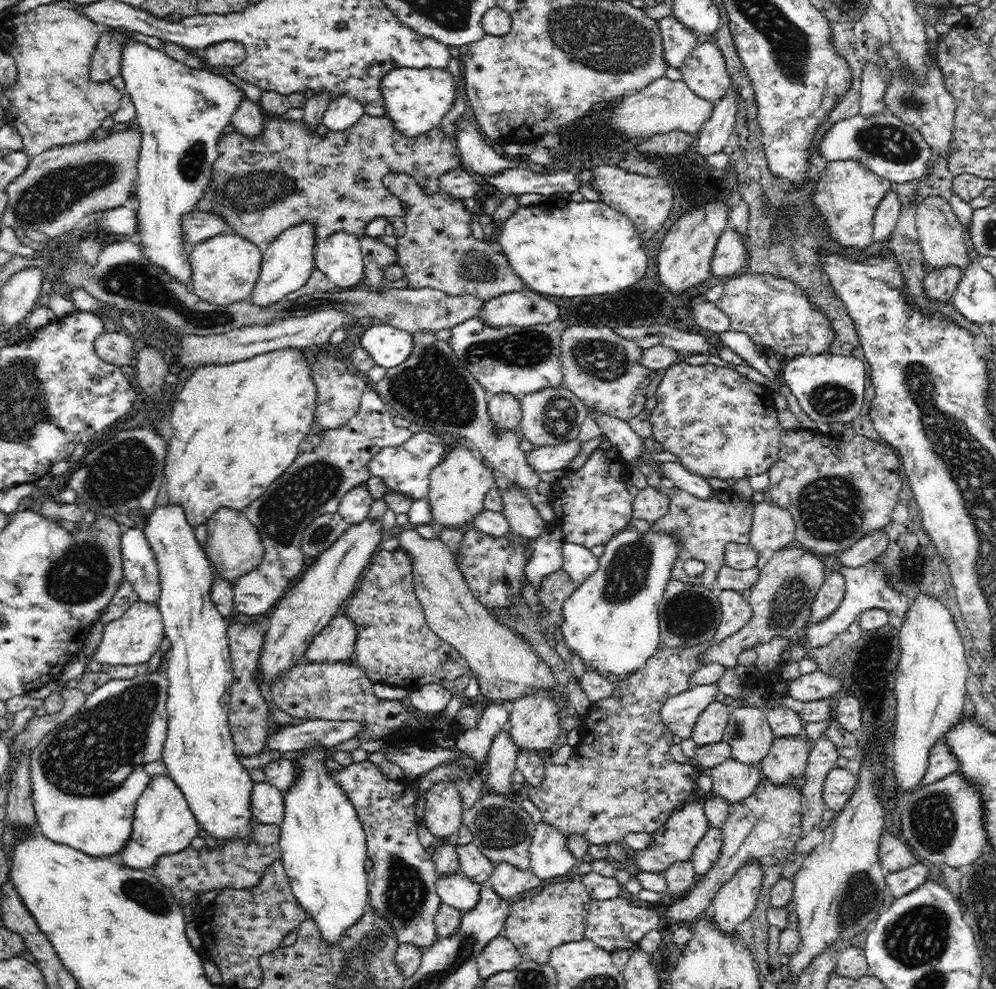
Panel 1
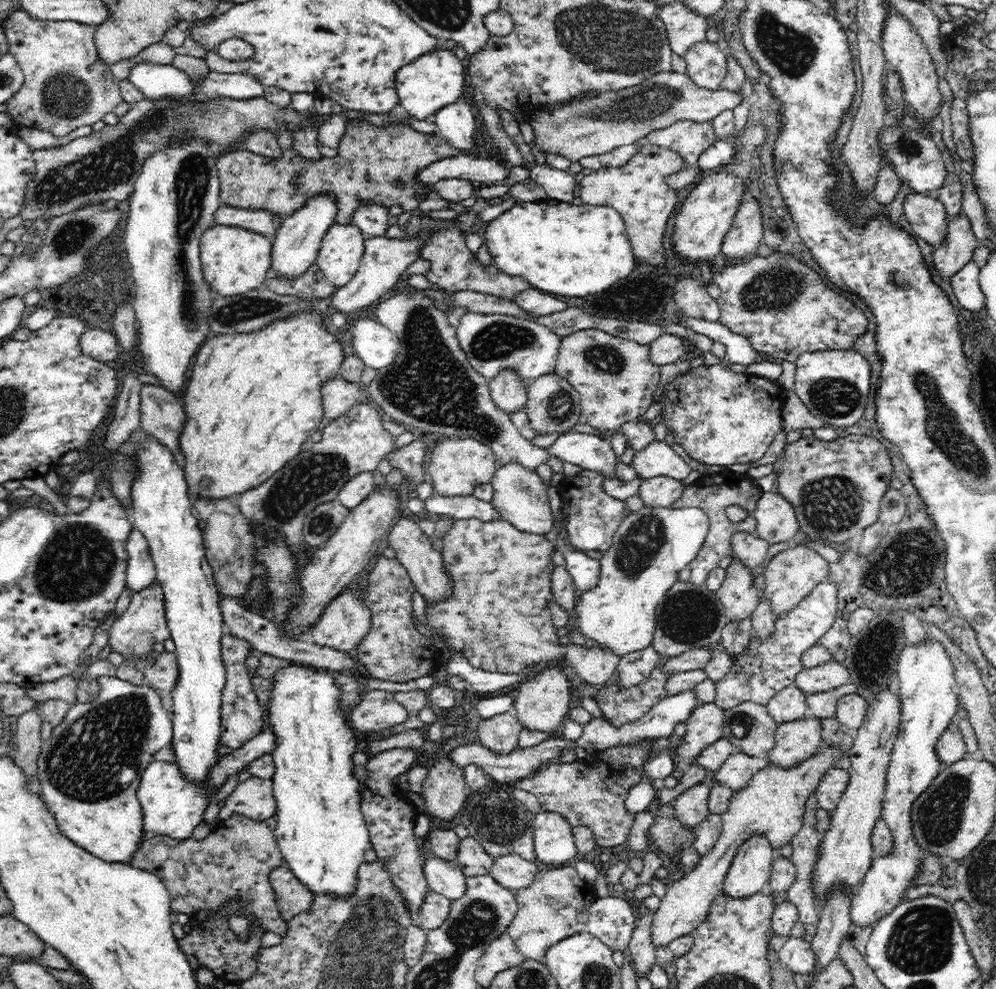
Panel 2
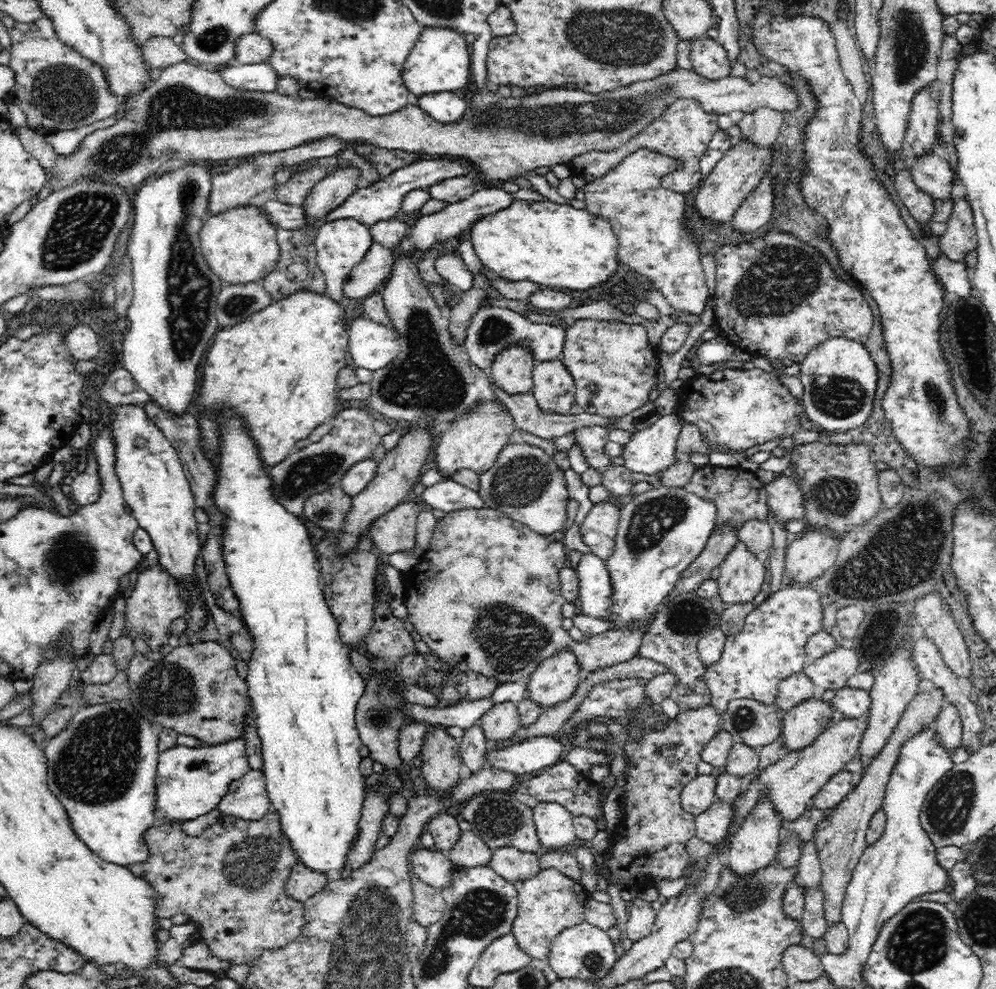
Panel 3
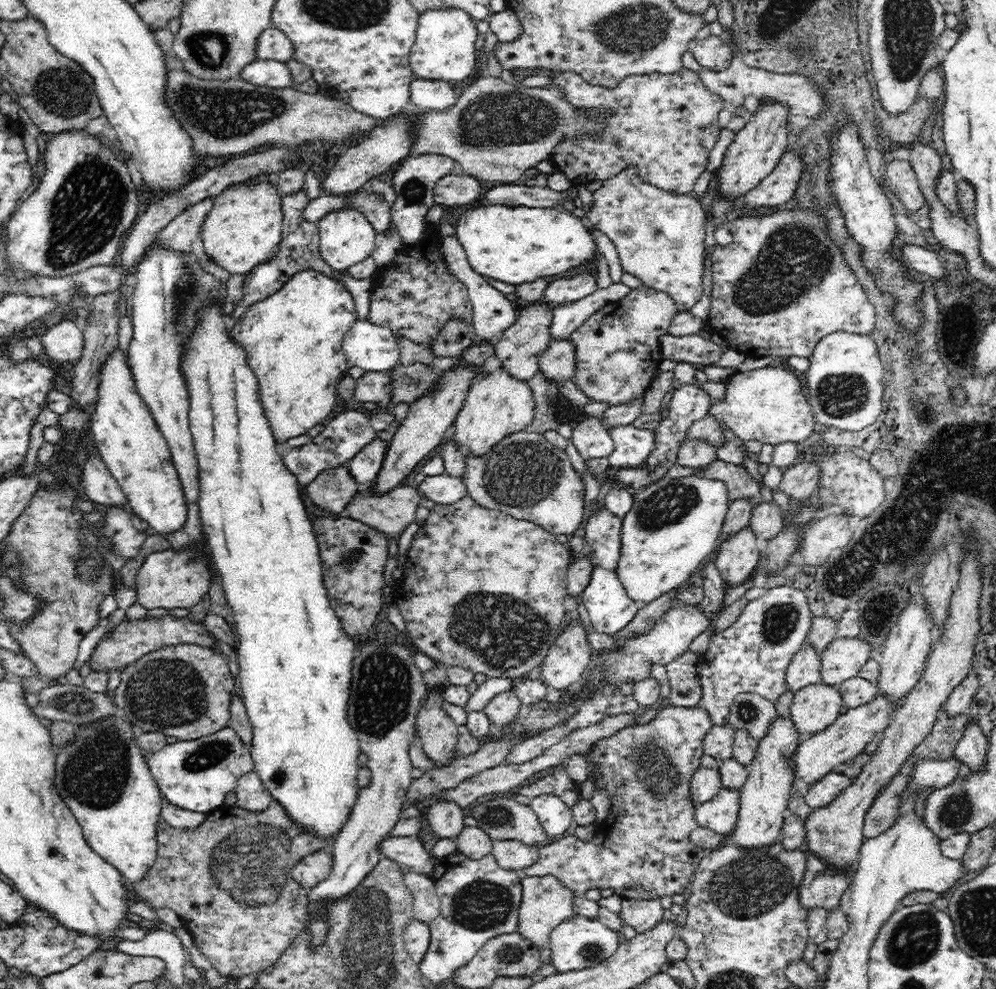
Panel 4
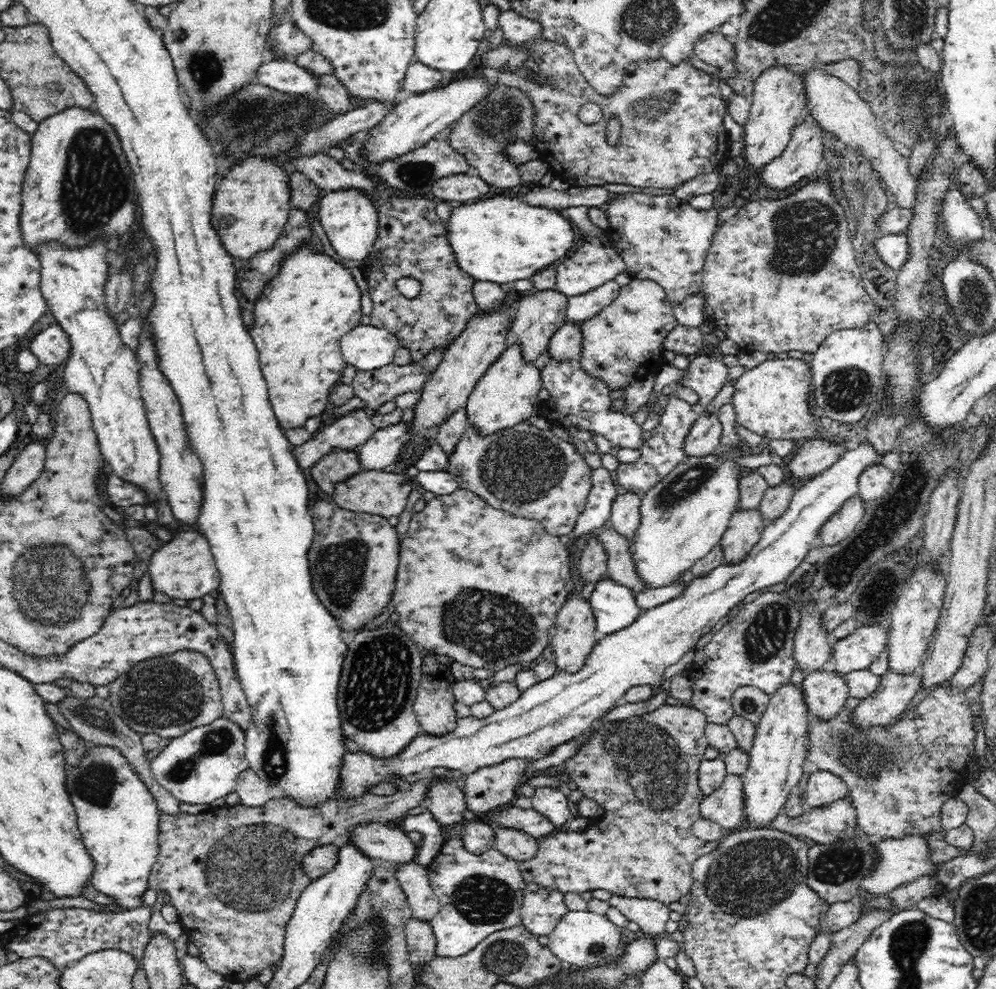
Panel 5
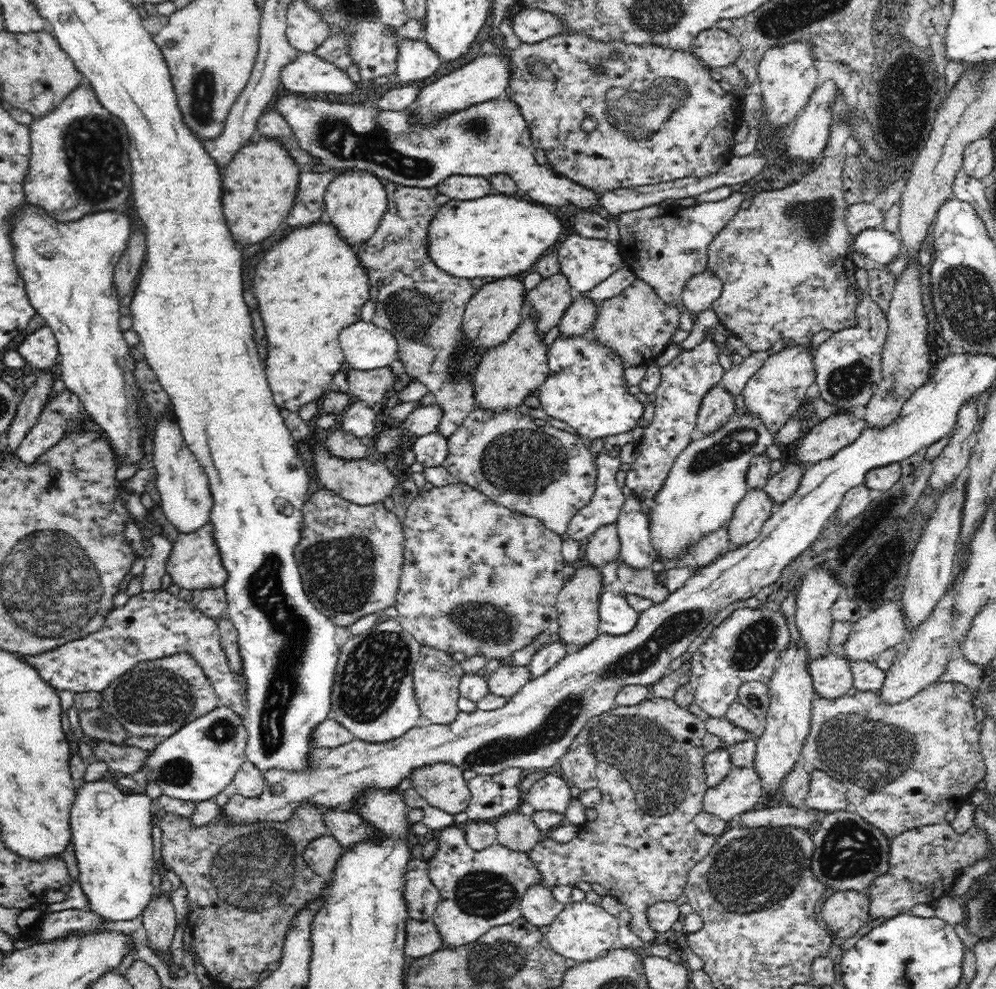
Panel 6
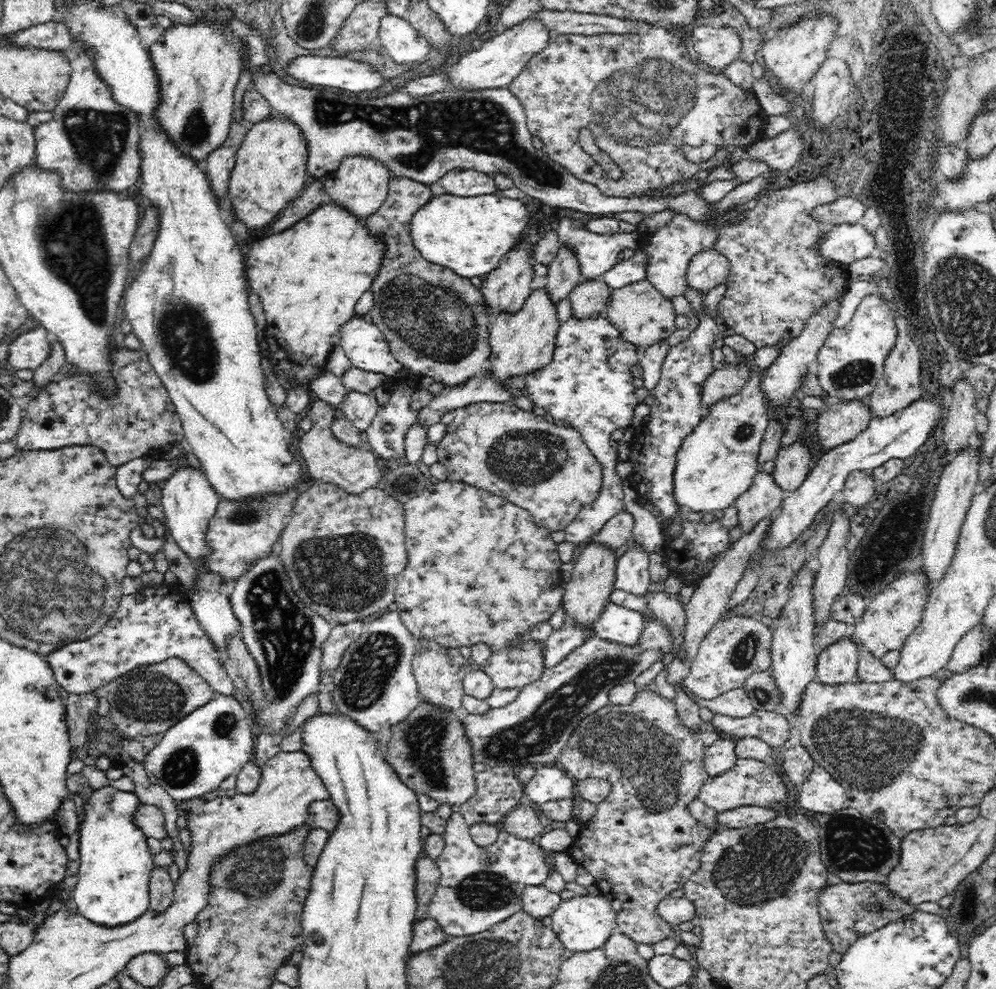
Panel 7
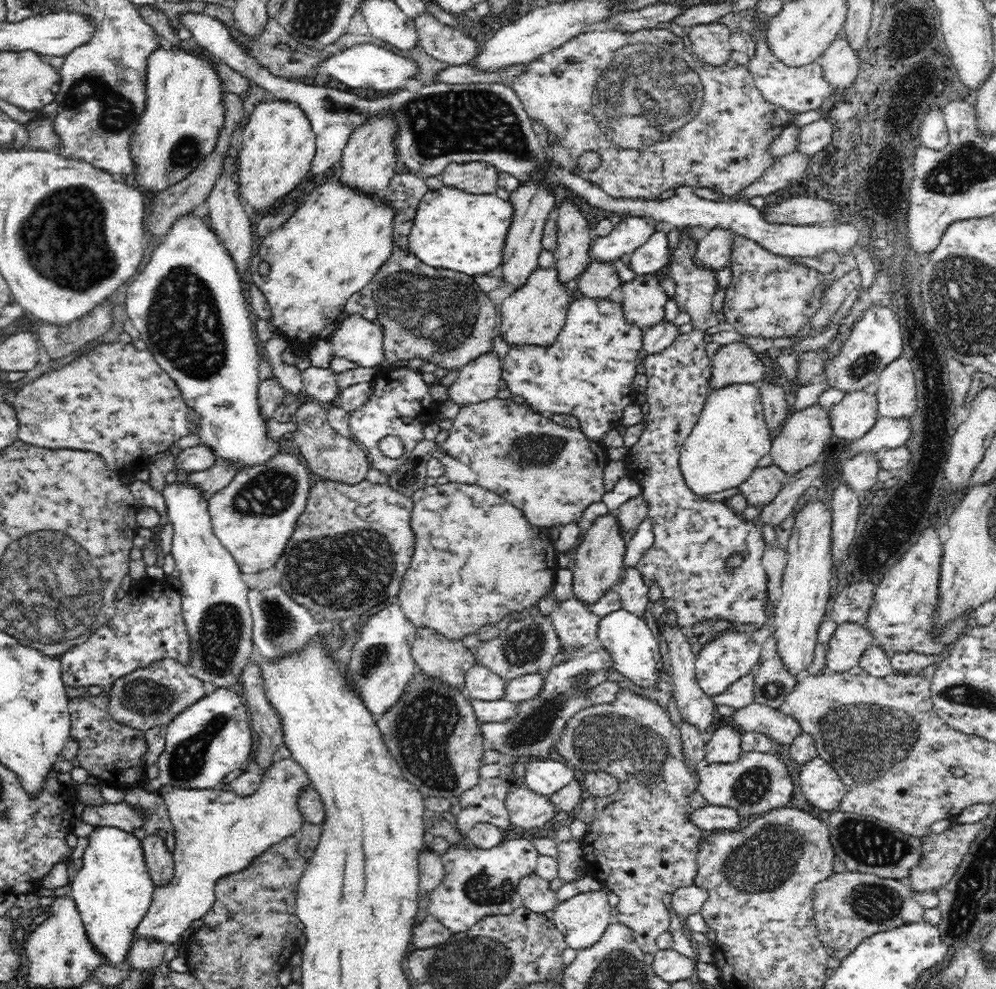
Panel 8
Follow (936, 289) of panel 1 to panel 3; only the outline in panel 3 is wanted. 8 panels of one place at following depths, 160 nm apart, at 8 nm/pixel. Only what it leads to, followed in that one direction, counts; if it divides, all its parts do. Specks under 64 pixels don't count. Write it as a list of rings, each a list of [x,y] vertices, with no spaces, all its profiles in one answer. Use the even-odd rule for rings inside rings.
[[[966,197],[953,200],[953,212],[948,218],[947,223],[948,229],[939,238],[941,254],[946,255],[954,262],[964,261],[964,256],[976,248],[976,233],[973,222],[973,213],[970,202]]]

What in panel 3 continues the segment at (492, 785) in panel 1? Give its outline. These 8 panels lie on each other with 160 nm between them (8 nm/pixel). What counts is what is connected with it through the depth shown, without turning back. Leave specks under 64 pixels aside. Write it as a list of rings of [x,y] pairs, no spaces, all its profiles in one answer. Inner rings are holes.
[[[505,701],[493,705],[478,719],[478,724],[483,728],[490,743],[510,740],[521,726],[517,704]]]

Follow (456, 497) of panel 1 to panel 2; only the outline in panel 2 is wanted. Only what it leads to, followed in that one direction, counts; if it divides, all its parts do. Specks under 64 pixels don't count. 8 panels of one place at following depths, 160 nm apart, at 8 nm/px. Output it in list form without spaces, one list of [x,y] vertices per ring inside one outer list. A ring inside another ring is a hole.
[[[472,436],[444,439],[438,443],[430,456],[427,472],[432,477],[433,490],[440,496],[472,496],[474,488],[488,484],[499,467],[491,445]]]

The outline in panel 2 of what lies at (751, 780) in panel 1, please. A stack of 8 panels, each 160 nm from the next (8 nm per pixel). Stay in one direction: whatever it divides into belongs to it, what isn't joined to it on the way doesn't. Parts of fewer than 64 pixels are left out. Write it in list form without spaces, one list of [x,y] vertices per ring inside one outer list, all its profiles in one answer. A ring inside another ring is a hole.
[[[736,751],[716,770],[715,782],[740,792],[761,769],[766,769],[769,762],[766,756],[750,757]]]

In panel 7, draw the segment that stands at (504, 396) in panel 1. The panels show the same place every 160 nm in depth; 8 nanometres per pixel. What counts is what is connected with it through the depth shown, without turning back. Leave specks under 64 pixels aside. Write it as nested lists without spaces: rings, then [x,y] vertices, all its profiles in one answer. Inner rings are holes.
[[[565,244],[560,246],[558,256],[547,267],[548,284],[545,288],[554,304],[568,298],[572,290],[584,280],[574,251]]]

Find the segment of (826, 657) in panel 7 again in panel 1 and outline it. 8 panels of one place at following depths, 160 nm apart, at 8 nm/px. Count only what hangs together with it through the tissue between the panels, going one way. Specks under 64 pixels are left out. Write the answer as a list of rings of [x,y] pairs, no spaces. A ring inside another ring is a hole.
[[[804,733],[776,737],[769,754],[758,764],[763,777],[772,784],[795,783],[805,775],[811,744]]]

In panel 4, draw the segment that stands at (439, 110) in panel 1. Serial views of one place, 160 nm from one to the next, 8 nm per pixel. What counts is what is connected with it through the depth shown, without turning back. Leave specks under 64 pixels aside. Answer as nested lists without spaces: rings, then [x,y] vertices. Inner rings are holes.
[[[432,8],[419,13],[416,40],[411,46],[409,61],[413,74],[424,80],[462,81],[476,68],[476,50],[481,39],[476,30],[477,23],[462,8]]]

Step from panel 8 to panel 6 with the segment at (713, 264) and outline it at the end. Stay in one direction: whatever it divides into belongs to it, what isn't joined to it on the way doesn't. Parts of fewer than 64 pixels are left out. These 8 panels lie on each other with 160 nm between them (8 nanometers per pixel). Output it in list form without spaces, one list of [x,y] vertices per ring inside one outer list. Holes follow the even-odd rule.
[[[705,269],[685,285],[680,307],[689,310],[696,317],[696,314],[711,308],[721,293],[722,283],[711,269]]]

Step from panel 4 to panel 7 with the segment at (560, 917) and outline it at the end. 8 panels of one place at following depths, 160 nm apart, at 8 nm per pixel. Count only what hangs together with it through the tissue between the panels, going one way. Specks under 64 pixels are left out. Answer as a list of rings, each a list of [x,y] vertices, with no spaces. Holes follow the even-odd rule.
[[[528,885],[522,893],[523,911],[536,920],[550,916],[563,902],[559,894],[550,892],[544,885]]]

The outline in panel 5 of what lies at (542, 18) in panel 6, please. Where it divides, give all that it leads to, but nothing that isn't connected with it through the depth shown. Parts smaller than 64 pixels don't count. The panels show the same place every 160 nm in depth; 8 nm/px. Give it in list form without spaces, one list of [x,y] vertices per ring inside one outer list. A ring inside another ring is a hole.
[[[512,9],[502,11],[498,15],[498,24],[502,30],[504,43],[509,46],[536,39],[542,32],[537,20],[530,20]]]

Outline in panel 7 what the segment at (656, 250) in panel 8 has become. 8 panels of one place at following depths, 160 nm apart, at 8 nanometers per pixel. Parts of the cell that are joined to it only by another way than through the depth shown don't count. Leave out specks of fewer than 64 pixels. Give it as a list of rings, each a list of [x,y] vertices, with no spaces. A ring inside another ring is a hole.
[[[641,247],[618,264],[615,264],[608,272],[600,277],[610,289],[620,289],[625,285],[645,280],[647,275],[648,259]]]

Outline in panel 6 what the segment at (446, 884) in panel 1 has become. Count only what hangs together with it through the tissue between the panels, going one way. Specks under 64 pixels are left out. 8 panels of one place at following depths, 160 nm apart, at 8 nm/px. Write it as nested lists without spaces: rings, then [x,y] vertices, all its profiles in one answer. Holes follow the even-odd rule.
[[[326,807],[324,812],[324,823],[329,834],[336,837],[336,840],[344,847],[356,844],[357,841],[365,840],[366,837],[376,836],[370,823],[364,822],[356,813],[348,812],[344,808]]]

